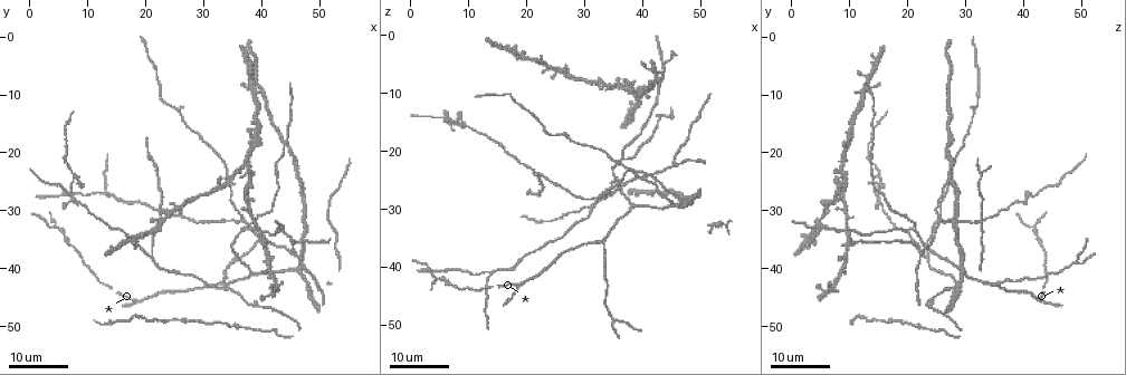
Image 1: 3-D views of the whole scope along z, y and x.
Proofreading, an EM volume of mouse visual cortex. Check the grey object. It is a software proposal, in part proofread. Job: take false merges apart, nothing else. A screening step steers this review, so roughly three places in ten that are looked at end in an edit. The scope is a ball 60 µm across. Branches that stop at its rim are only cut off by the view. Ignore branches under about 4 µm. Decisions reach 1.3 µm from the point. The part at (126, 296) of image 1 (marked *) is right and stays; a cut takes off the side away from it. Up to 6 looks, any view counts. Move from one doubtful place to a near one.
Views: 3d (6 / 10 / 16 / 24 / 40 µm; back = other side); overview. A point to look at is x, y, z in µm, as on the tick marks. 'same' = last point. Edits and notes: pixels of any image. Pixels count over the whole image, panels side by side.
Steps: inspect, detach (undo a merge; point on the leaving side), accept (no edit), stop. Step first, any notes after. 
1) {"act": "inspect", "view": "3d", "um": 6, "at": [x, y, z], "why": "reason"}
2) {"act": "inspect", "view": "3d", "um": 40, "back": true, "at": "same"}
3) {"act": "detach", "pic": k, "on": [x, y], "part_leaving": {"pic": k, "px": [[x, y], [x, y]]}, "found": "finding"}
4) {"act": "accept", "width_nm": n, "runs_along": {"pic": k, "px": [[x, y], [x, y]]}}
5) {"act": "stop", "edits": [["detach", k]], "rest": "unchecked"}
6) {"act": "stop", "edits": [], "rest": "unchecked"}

{"act": "inspect", "view": "3d", "um": 24, "at": [42.0, 33.5, 12.0], "why": "branch point"}

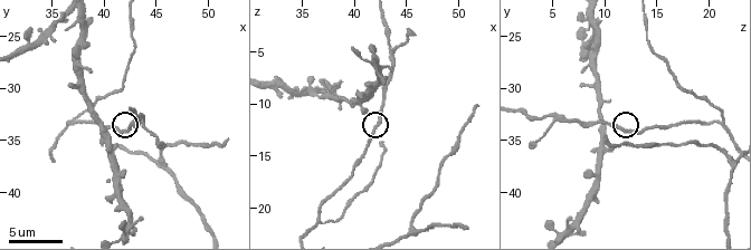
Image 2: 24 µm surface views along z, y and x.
{"act": "inspect", "view": "3d", "um": 6, "at": [42.2, 33.8, 12.0]}

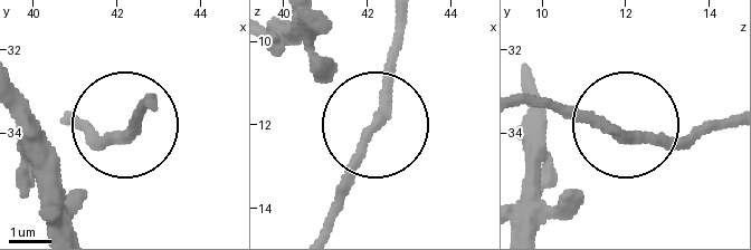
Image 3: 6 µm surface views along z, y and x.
{"act": "accept", "runs_along": {"pic": 3, "px": [[322, 227], [379, 121], [392, 28]]}, "found": "all the same neuron"}

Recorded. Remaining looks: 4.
{"act": "inspect", "view": "3d", "um": 24, "at": [21.0, 38.0, 23.5], "why": "arms part here"}

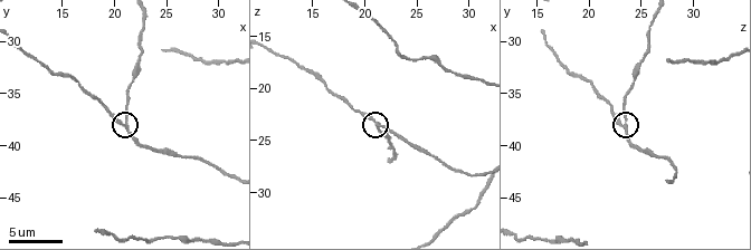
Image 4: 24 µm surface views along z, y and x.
{"act": "inspect", "view": "3d", "um": 10, "at": [21.0, 38.0, 23.2]}

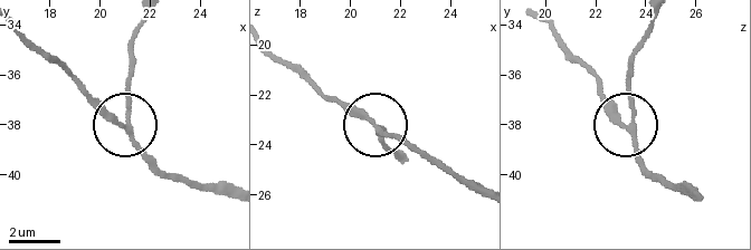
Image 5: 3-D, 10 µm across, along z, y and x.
{"act": "accept", "width_nm": 210, "runs_along": {"pic": 5, "px": [[700, 196], [674, 190], [642, 160], [629, 122], [631, 54]]}, "found": "all the same neuron"}

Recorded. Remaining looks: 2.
{"act": "inspect", "view": "3d", "um": 10, "at": [45.4, 37.2, 22.0], "why": "arms part here"}

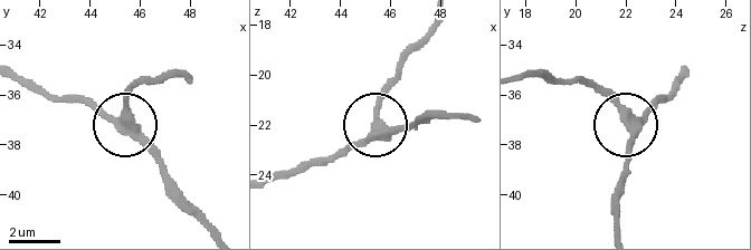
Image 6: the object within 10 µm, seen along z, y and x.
{"act": "accept", "width_nm": 330, "found": "continuous, no second neuron"}

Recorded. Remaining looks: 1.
{"act": "stop", "edits": [], "rest": "unchecked"}

